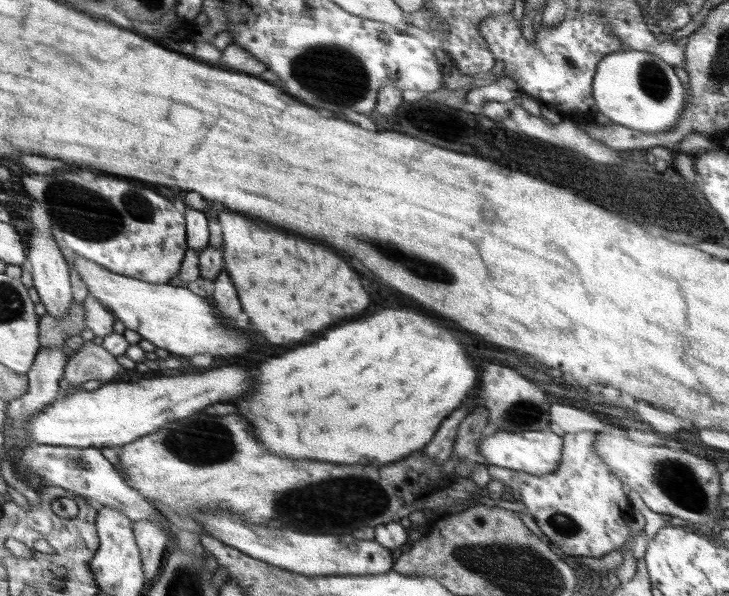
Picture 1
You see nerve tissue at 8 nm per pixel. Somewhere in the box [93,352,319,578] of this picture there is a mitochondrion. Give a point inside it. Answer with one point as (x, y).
(204, 442)

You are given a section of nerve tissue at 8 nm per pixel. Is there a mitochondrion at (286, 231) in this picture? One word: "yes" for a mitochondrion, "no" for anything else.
no

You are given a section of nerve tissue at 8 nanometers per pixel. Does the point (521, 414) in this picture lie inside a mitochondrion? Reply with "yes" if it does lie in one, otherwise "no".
yes

